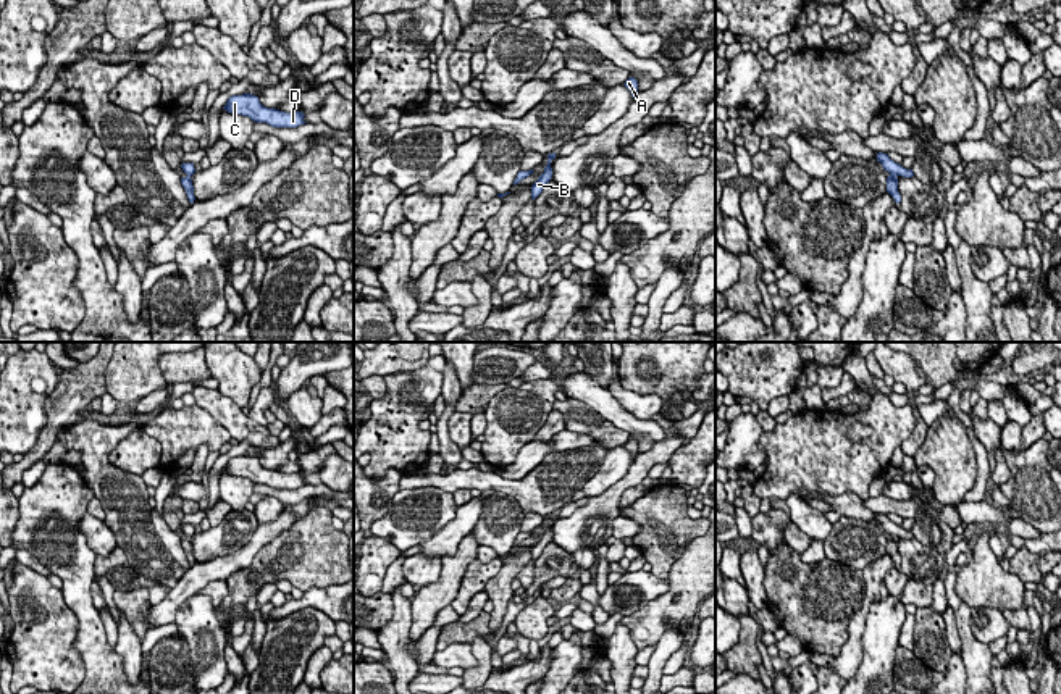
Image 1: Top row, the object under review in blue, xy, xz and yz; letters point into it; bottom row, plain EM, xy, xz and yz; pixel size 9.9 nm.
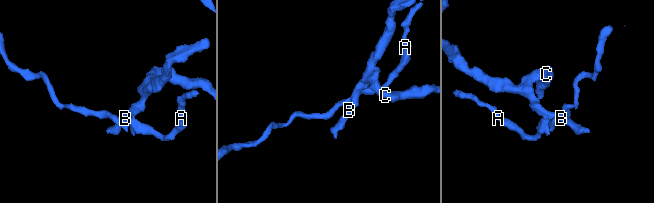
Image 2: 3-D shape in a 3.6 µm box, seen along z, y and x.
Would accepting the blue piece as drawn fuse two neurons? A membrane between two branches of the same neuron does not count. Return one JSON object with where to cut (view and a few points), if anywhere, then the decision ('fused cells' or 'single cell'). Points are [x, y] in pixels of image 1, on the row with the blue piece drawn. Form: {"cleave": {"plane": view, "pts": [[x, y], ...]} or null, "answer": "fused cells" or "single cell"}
{"cleave": {"plane": "yz", "pts": [[890, 175], [895, 176]]}, "answer": "fused cells"}

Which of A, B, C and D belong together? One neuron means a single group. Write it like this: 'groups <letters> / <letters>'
groups A / B C D

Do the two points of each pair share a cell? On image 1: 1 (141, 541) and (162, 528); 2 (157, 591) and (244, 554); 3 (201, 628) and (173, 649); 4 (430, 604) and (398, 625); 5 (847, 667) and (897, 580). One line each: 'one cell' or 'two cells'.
1: two cells
2: two cells
3: two cells
4: two cells
5: two cells

